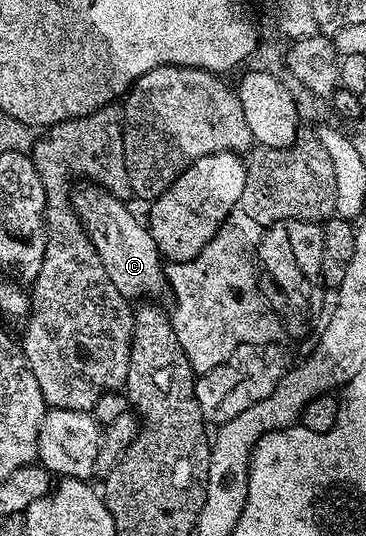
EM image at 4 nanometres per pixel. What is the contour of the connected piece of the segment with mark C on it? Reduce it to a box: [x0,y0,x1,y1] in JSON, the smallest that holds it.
[71,182,166,302]

